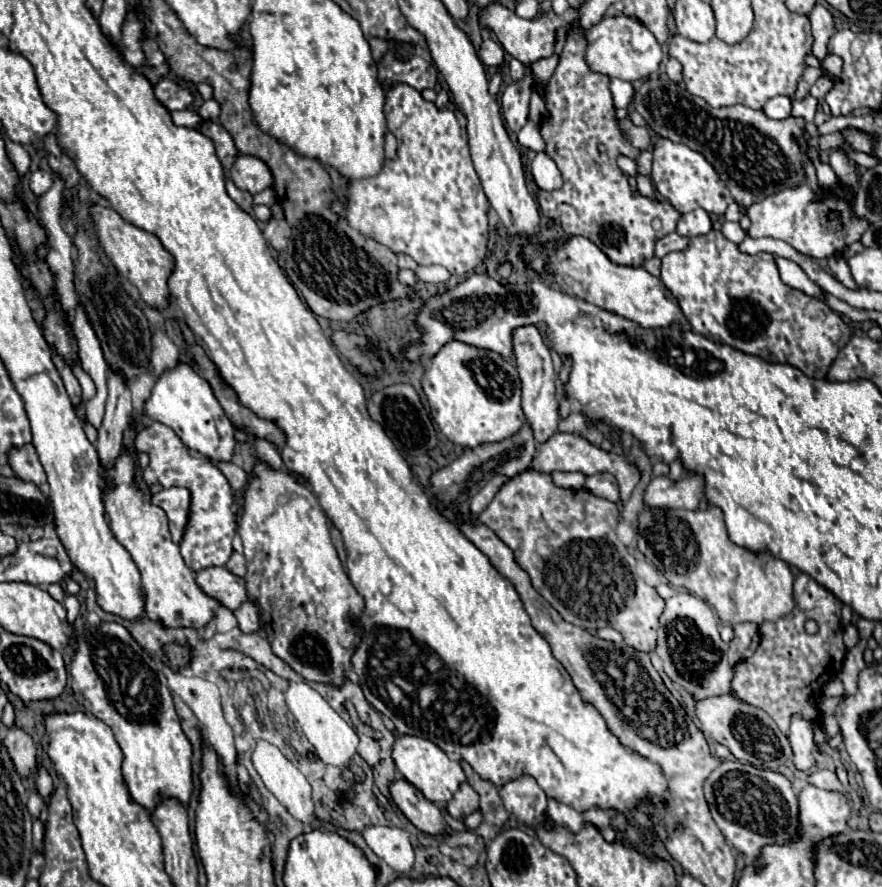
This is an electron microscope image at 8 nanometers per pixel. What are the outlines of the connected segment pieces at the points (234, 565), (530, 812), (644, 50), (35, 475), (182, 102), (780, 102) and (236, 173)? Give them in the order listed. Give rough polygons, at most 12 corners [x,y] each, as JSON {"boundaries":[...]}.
{"boundaries":[[[232,553],[226,569],[238,577],[246,575],[246,559]],[[532,777],[500,789],[528,827],[548,821],[548,799]],[[632,17],[584,29],[588,67],[622,81],[658,71],[662,47]],[[32,445],[10,451],[10,467],[36,487],[46,473]],[[162,79],[156,99],[168,109],[186,109],[192,93],[172,79]],[[772,97],[762,107],[770,119],[790,117],[790,99]],[[238,155],[230,177],[252,195],[272,187],[268,165]]]}

